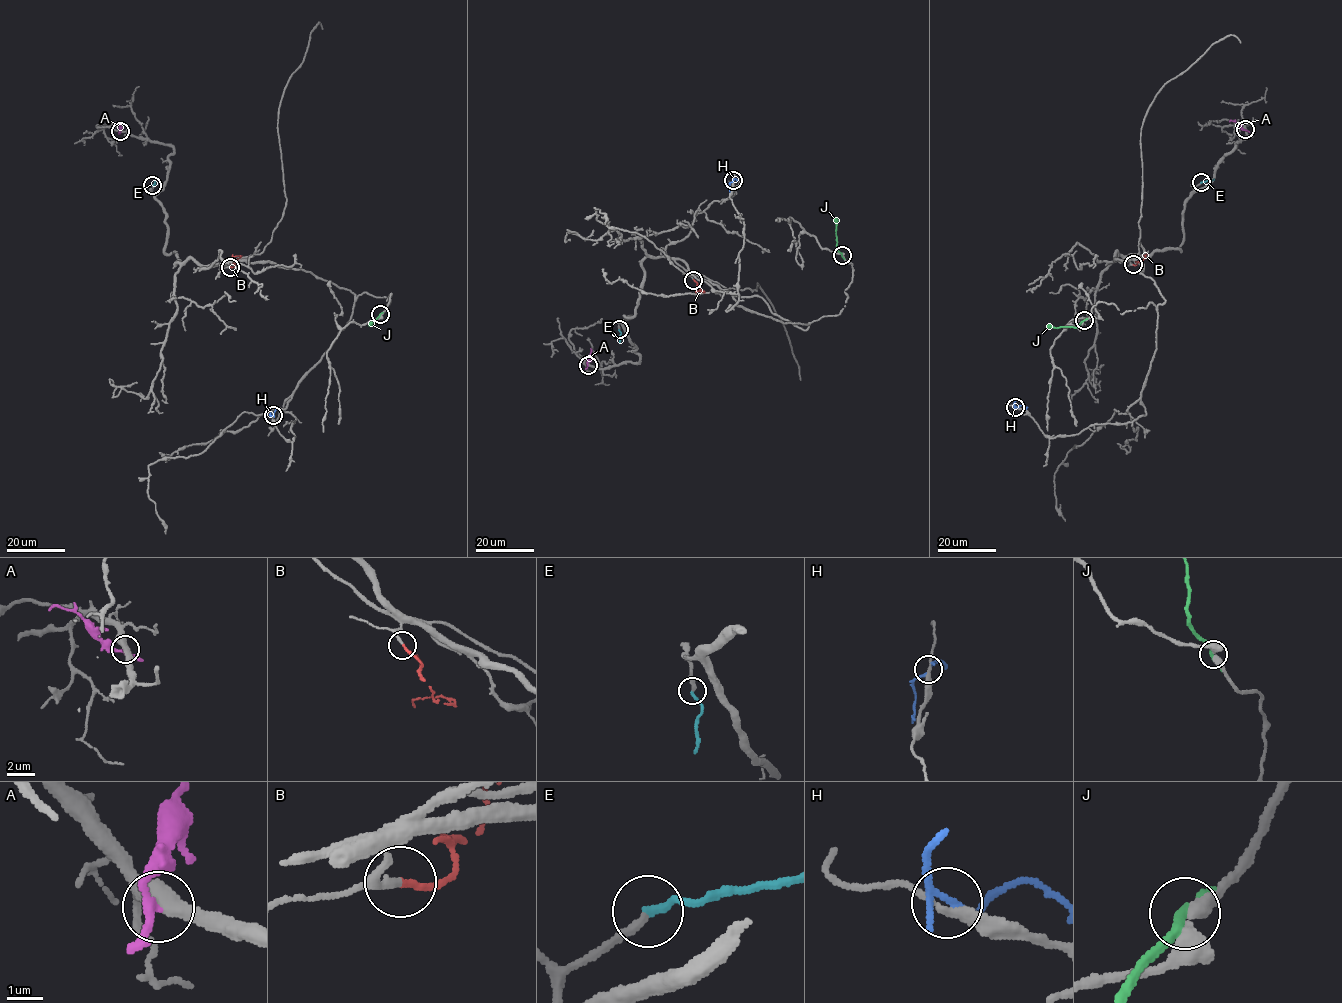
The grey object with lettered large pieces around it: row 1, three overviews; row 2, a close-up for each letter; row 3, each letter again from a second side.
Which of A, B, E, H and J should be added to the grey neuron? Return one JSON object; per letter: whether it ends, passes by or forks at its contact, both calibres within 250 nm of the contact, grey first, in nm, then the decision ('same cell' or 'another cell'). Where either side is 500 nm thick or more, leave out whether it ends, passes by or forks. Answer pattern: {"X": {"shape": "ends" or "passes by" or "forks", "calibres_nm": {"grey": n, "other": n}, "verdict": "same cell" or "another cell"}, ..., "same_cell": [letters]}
{"A": {"shape": "passes by", "calibres_nm": {"grey": 460, "other": 200}, "verdict": "another cell"}, "B": {"shape": "ends", "calibres_nm": {"grey": 200, "other": 180}, "verdict": "same cell"}, "E": {"shape": "ends", "calibres_nm": {"grey": 240, "other": 220}, "verdict": "same cell"}, "H": {"shape": "forks", "calibres_nm": {"grey": 240, "other": 160}, "verdict": "another cell"}, "J": {"shape": "passes by", "calibres_nm": {"grey": 360, "other": 200}, "verdict": "another cell"}, "same_cell": ["B", "E"]}

